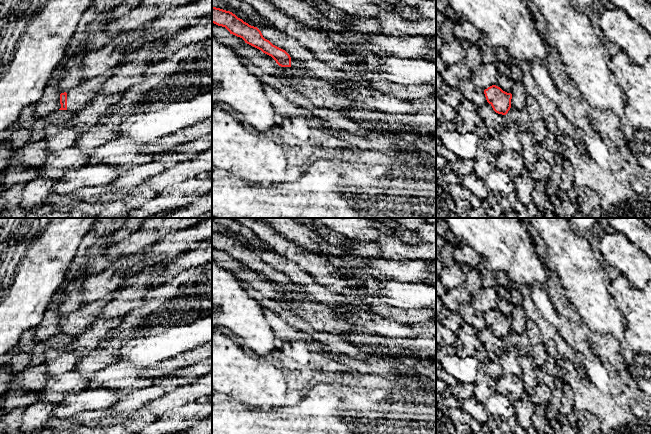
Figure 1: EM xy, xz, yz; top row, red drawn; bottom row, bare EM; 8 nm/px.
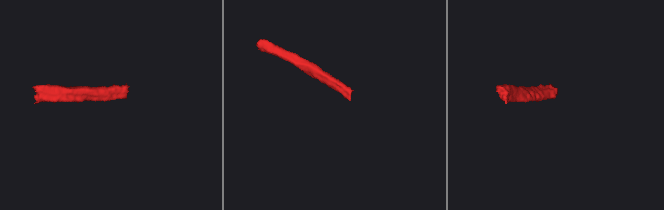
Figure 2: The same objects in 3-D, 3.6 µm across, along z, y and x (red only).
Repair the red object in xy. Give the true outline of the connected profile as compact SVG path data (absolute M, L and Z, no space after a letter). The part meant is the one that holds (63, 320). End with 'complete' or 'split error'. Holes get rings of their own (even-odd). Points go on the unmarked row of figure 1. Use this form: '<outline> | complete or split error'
M108 294L102 299L93 302L85 302L84 305L67 316L60 318L61 332L74 338L80 336L87 328L100 318L102 308L114 299L113 294Z | split error

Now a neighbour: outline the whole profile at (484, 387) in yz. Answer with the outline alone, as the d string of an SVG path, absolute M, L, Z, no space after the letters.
M478 370L474 380L474 397L484 404L496 393L495 380L488 377L483 370Z

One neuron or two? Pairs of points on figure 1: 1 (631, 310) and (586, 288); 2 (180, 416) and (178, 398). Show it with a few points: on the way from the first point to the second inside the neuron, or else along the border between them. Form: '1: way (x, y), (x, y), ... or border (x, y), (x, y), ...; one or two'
1: border (608, 290), (624, 317), (626, 325); two
2: border (198, 400), (176, 406), (160, 415); two

